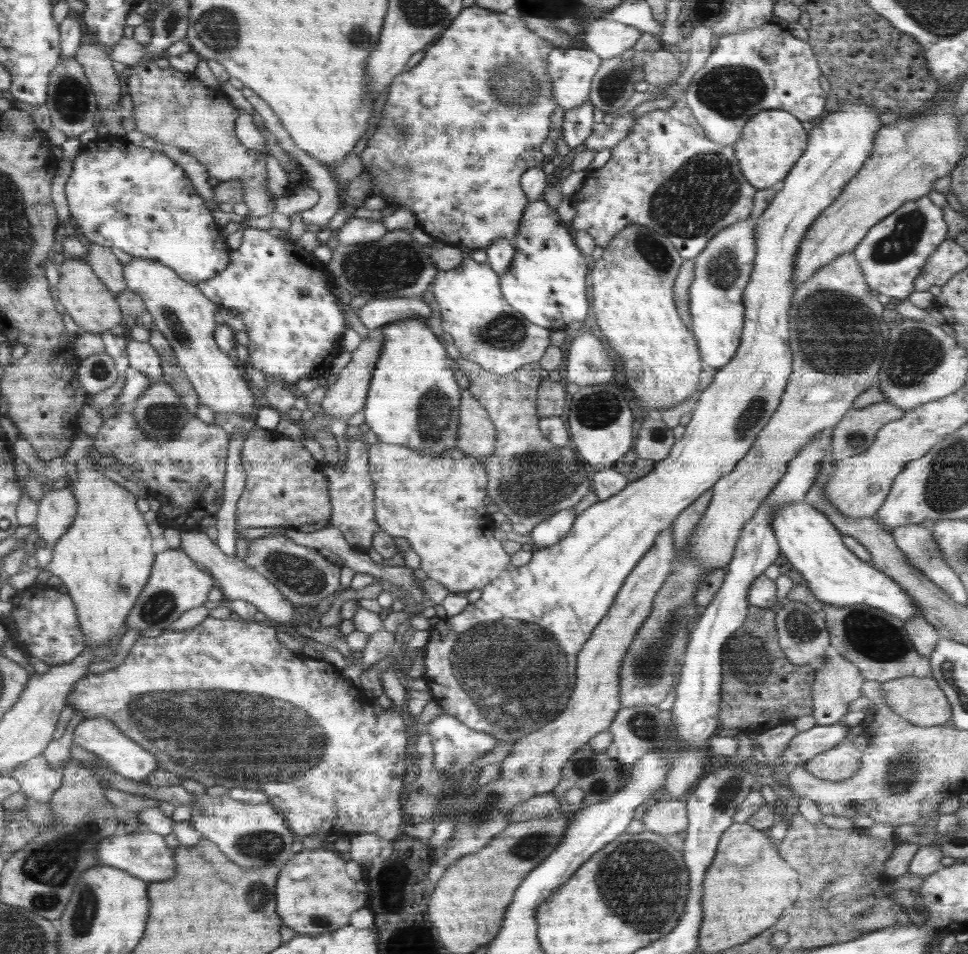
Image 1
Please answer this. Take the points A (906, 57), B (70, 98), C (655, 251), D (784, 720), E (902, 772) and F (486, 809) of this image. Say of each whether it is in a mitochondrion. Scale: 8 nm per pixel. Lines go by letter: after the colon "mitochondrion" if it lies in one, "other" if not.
A: other
B: mitochondrion
C: mitochondrion
D: other
E: mitochondrion
F: mitochondrion

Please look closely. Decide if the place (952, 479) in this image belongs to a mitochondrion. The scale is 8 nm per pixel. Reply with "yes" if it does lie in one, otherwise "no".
yes

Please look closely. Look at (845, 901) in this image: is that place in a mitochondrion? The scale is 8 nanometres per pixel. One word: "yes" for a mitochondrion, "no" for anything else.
yes

